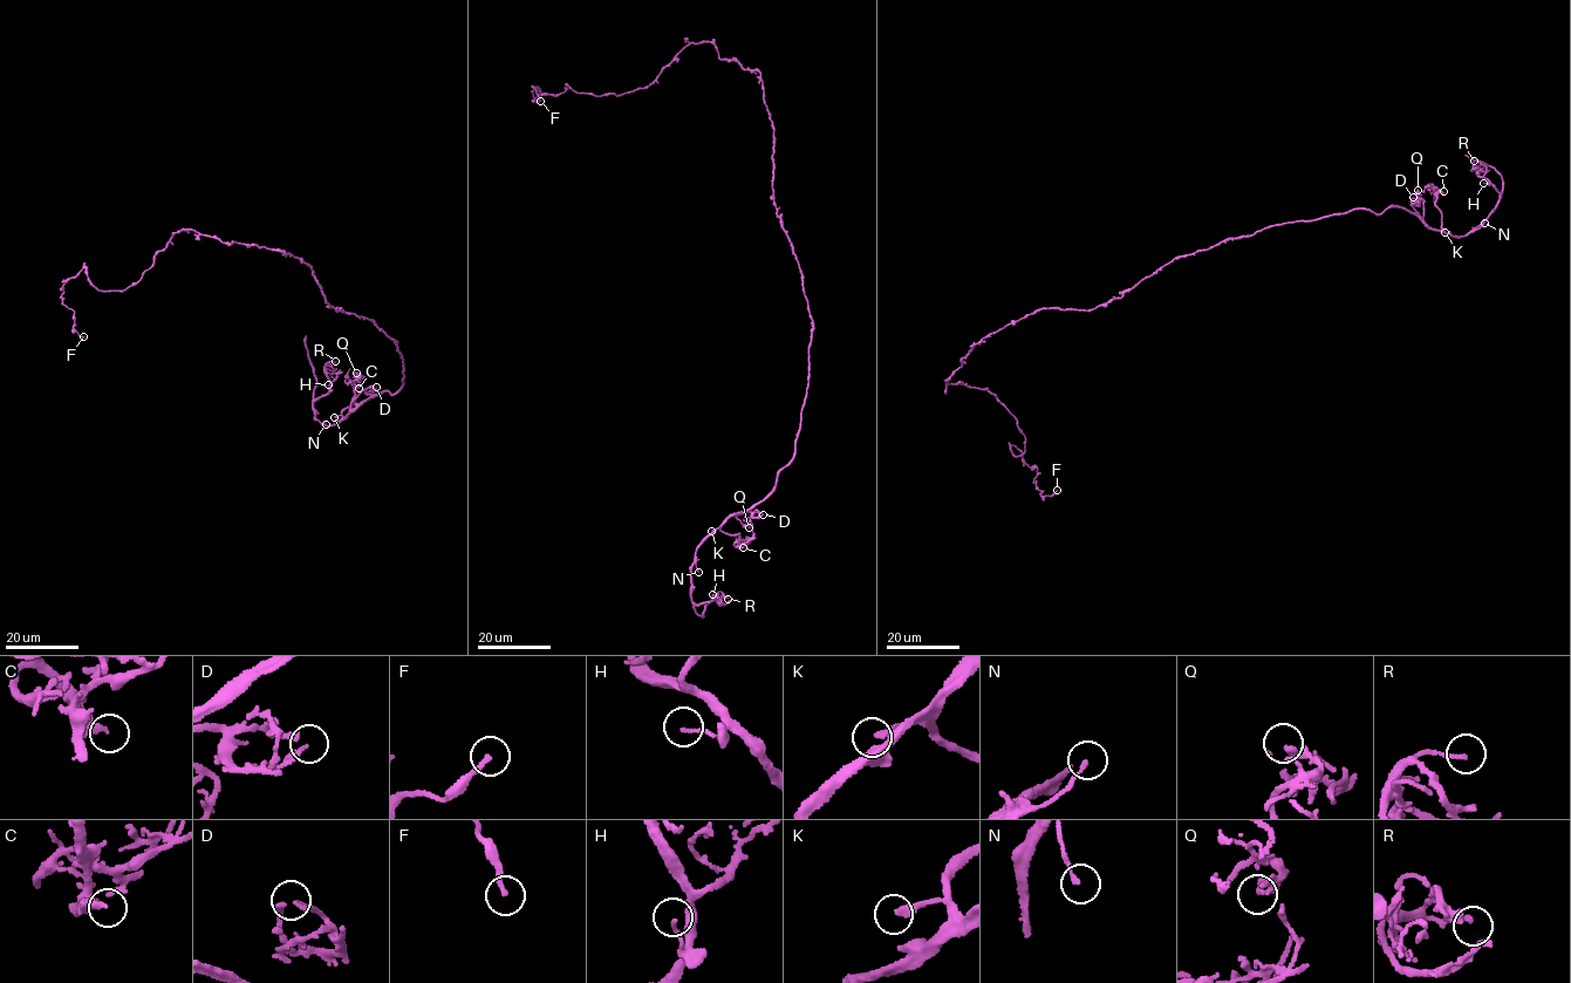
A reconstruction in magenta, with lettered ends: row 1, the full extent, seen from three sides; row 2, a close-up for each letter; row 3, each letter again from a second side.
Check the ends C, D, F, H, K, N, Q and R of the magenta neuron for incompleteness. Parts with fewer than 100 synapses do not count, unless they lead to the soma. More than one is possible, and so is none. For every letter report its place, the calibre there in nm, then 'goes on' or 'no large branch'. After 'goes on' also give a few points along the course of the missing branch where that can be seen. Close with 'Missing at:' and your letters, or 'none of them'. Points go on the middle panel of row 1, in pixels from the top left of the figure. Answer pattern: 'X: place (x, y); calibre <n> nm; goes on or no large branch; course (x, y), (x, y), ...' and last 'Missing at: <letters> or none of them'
C: place (743, 547); calibre 320 nm; no large branch
D: place (763, 514); calibre 130 nm; no large branch
F: place (540, 101); calibre 180 nm; no large branch
H: place (712, 594); calibre 120 nm; no large branch
K: place (711, 531); calibre 300 nm; no large branch
N: place (698, 572); calibre 150 nm; no large branch
Q: place (749, 527); calibre 260 nm; no large branch
R: place (728, 599); calibre 150 nm; no large branch
Missing at: none of them

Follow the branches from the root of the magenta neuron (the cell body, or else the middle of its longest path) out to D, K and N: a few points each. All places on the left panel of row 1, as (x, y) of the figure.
D: (335, 308), (371, 320), (396, 342), (403, 386), (352, 407), (361, 391), (376, 387)
K: (335, 308), (371, 320), (394, 340), (404, 369), (403, 386), (393, 394), (384, 390), (345, 417), (334, 417)
N: (335, 308), (371, 320), (394, 340), (404, 376), (393, 394), (381, 391), (337, 423), (326, 424)

